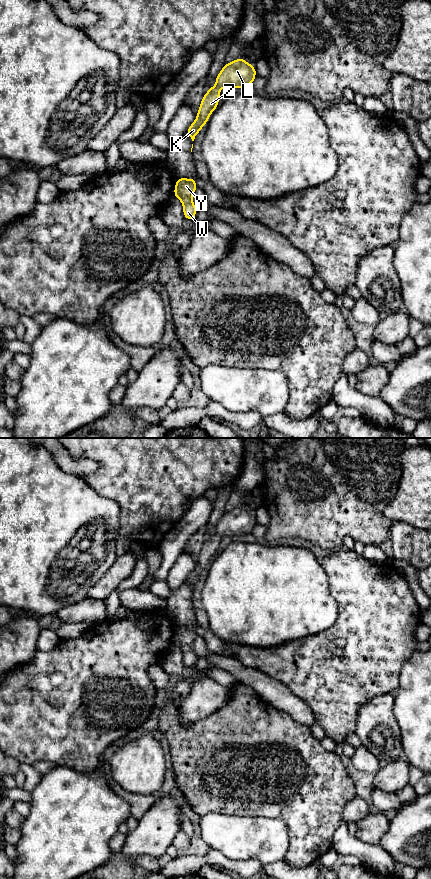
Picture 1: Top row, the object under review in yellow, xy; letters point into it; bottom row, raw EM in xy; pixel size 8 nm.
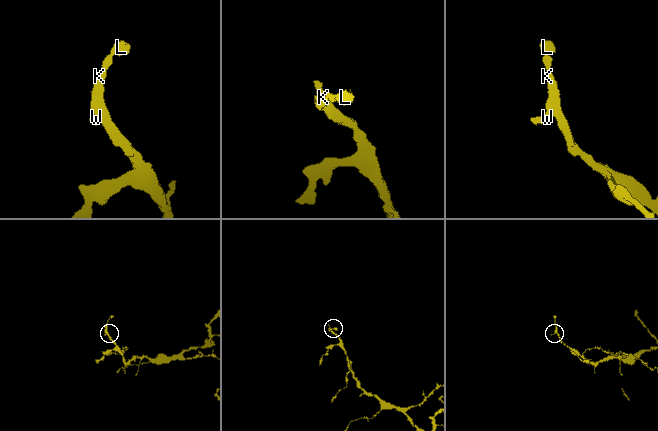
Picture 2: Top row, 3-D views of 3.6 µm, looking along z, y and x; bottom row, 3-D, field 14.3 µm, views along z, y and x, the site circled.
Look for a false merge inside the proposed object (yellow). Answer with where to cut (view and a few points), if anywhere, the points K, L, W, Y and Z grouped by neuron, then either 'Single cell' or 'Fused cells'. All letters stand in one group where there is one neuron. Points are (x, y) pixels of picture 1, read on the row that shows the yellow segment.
No split. Groups: K L W Y Z. Single cell

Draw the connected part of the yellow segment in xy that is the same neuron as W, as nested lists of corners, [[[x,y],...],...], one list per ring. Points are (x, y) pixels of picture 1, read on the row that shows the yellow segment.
[[[196,178],[176,179],[174,188],[175,198],[178,198],[182,202],[184,217],[191,221],[194,221],[195,215],[197,213],[197,208],[195,207],[192,200],[192,196],[196,189]]]

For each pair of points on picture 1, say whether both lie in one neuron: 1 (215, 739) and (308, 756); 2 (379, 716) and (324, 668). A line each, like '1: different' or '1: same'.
1: same
2: different

